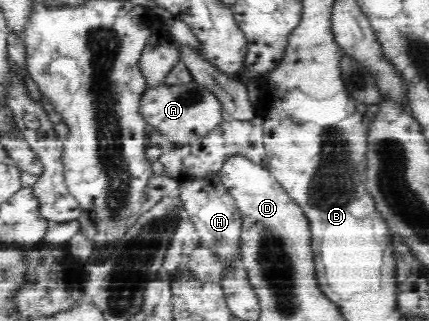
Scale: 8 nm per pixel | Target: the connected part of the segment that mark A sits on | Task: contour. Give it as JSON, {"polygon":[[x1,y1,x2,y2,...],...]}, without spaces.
{"polygon":[[195,81,187,83,187,85,165,86,159,90,147,89,142,97,141,112,148,123,160,130,164,136,177,139,178,143,185,143,185,145,207,135,225,117,220,99]]}

